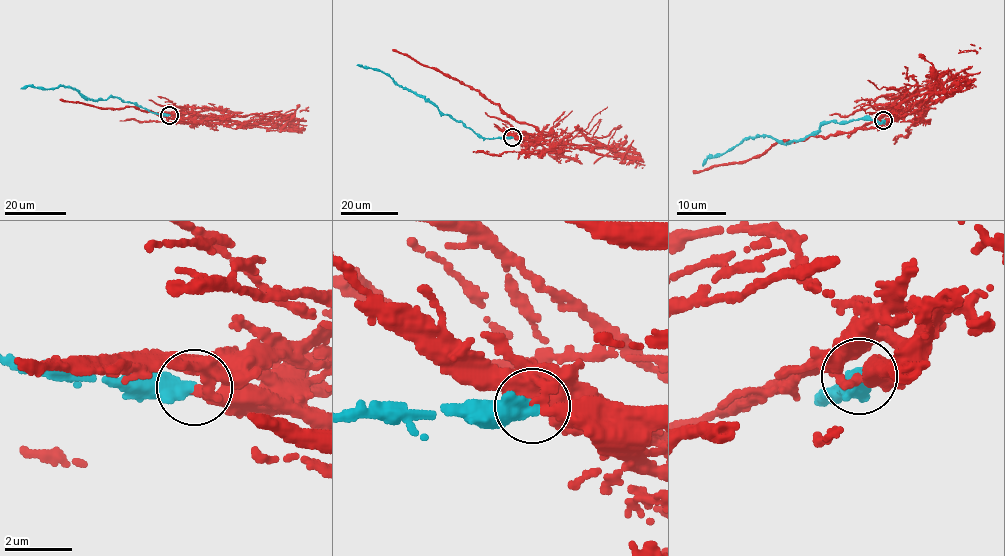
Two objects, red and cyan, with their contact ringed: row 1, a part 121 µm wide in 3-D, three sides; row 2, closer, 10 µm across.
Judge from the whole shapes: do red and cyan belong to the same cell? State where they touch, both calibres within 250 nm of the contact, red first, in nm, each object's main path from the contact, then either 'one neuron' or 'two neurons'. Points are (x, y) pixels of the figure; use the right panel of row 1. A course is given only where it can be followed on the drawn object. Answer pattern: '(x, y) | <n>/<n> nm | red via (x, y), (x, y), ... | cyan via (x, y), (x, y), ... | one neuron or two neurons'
(883, 120) | 280/480 nm | red via (883, 121), (897, 117), (874, 128), (794, 142), (782, 141), (749, 160), (693, 171) | cyan via (883, 121), (823, 124), (818, 132), (784, 144), (766, 135), (744, 139), (706, 159), (703, 166) | two neurons

